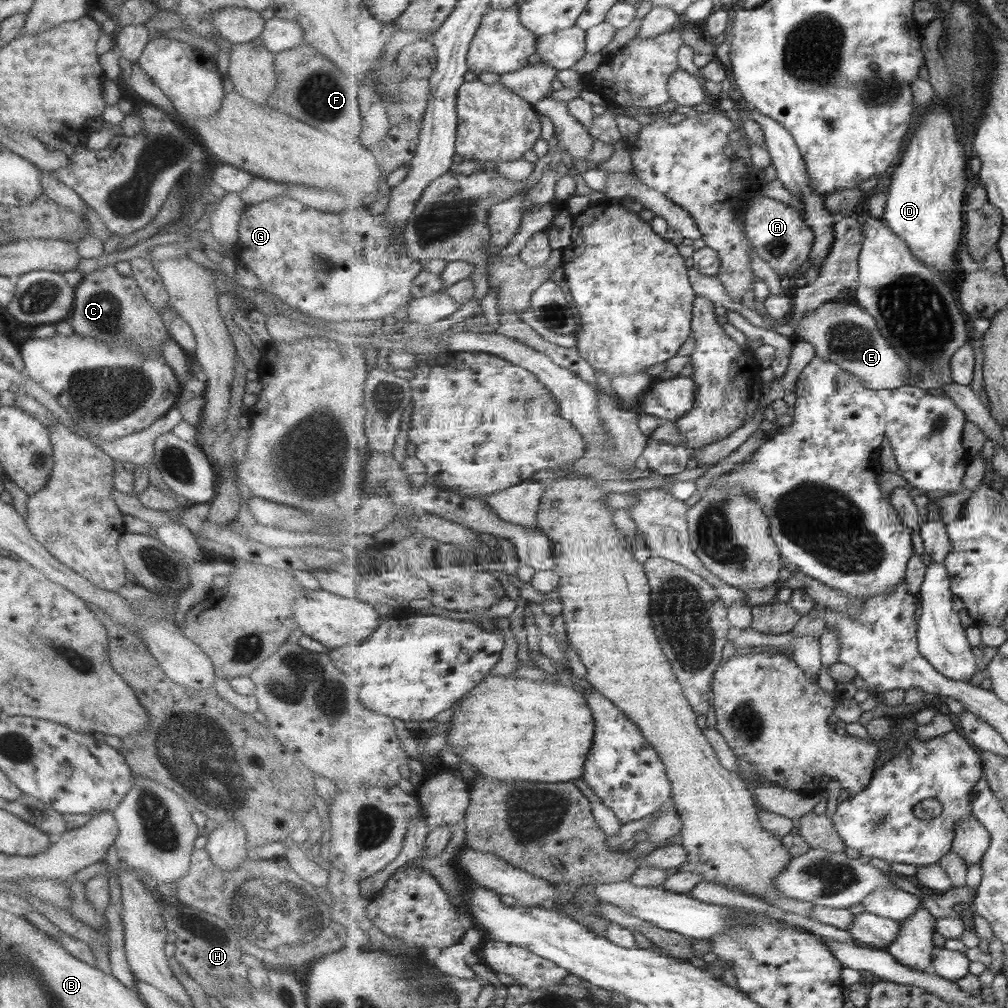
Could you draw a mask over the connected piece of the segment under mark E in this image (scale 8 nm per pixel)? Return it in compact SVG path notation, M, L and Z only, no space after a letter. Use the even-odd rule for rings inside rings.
M834 301L827 302L819 310L813 310L811 314L803 316L801 320L797 320L797 316L792 314L785 322L795 327L794 340L809 342L815 347L815 356L835 361L835 364L842 366L847 372L858 376L869 388L876 391L883 389L895 390L903 385L911 385L913 376L911 376L909 364L895 352L895 348L882 336L875 318L856 301L843 302L843 304L837 304Z

